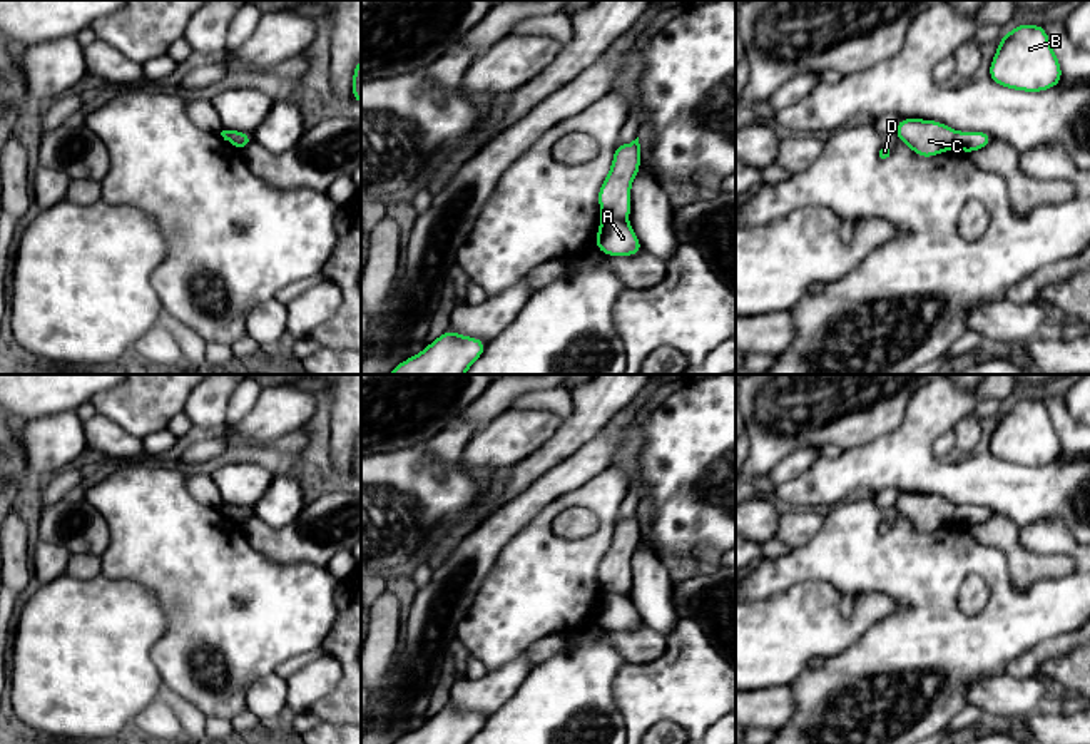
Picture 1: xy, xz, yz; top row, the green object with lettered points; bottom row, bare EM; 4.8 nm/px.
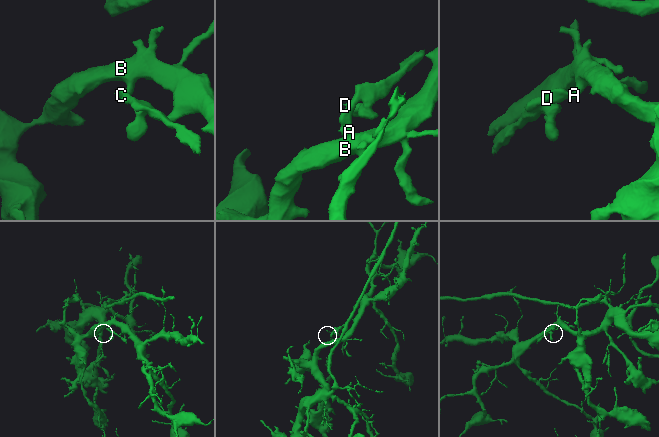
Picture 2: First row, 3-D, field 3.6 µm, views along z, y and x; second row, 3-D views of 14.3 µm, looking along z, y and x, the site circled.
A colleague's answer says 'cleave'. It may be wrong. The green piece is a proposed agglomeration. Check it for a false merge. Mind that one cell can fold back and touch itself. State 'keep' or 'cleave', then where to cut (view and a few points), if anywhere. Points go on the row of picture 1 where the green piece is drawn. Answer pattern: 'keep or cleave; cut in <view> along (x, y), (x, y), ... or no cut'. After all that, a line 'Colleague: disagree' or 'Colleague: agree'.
cleave; cut in xz along (602, 218), (624, 221)
Colleague: agree

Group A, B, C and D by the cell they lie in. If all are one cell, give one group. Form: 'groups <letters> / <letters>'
groups A B / C D

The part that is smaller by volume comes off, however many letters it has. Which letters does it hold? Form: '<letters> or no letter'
C, D

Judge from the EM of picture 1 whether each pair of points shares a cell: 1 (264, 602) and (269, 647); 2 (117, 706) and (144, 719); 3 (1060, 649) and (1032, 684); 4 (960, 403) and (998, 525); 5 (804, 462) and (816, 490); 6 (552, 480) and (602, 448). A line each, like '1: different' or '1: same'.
1: same
2: different
3: different
4: different
5: different
6: same

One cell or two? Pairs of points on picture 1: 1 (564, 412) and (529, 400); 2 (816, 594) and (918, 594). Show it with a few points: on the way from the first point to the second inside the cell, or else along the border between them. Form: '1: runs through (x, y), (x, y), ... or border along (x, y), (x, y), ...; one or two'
1: runs through (555, 403), (552, 400), (537, 400); one
2: border along (898, 602), (881, 594), (860, 594), (846, 612); two

